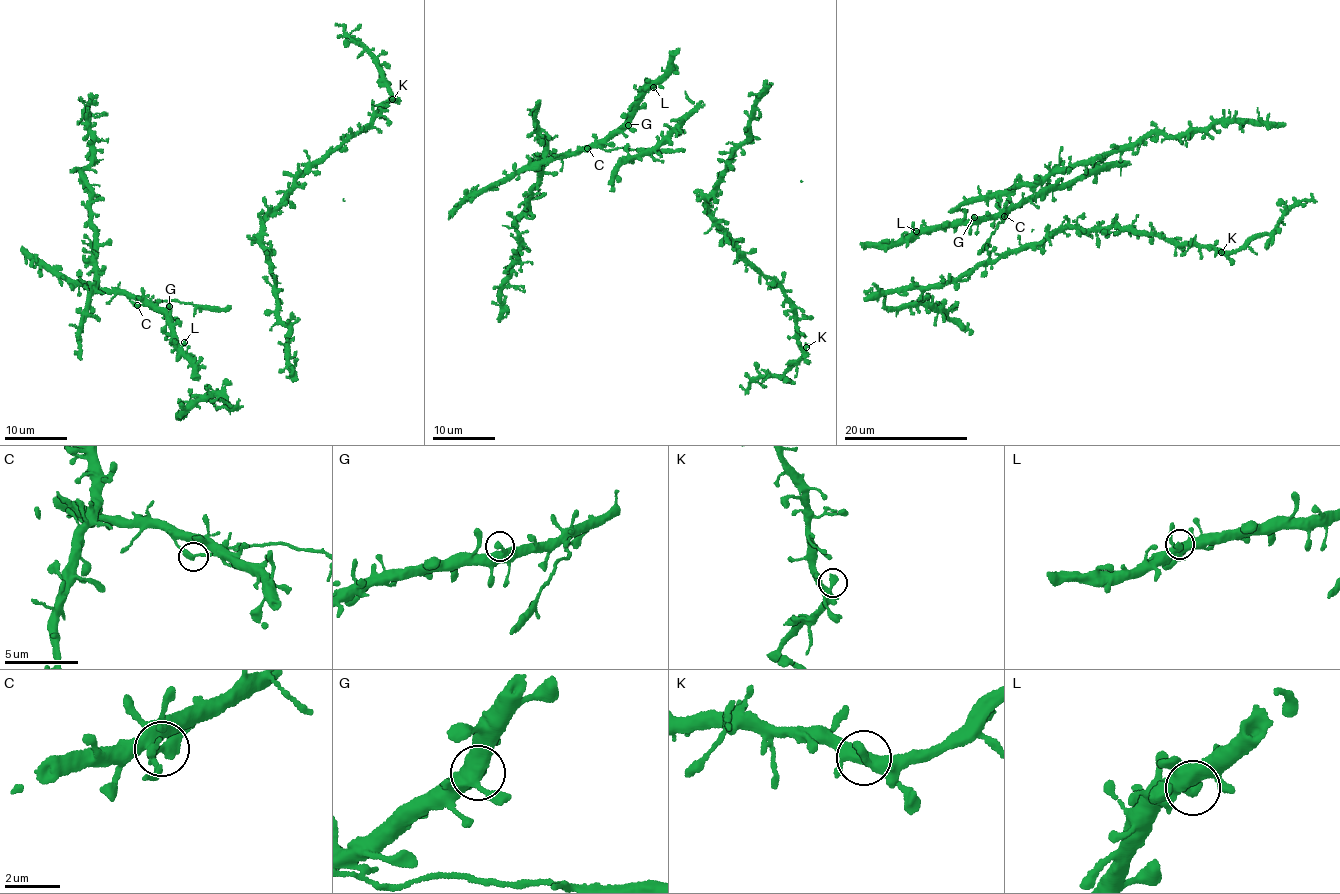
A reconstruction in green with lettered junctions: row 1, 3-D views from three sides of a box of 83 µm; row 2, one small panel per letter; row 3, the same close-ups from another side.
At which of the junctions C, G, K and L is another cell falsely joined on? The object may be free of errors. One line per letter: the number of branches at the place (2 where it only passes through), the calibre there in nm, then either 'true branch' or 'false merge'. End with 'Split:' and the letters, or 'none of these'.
C: 2 branches meet; 320 nm thick; false merge
G: 1 branches meet; 320 nm thick; true branch
K: 2 branches meet; 320 nm thick; true branch
L: 1 branches meet; 320 nm thick; true branch
Split: C

